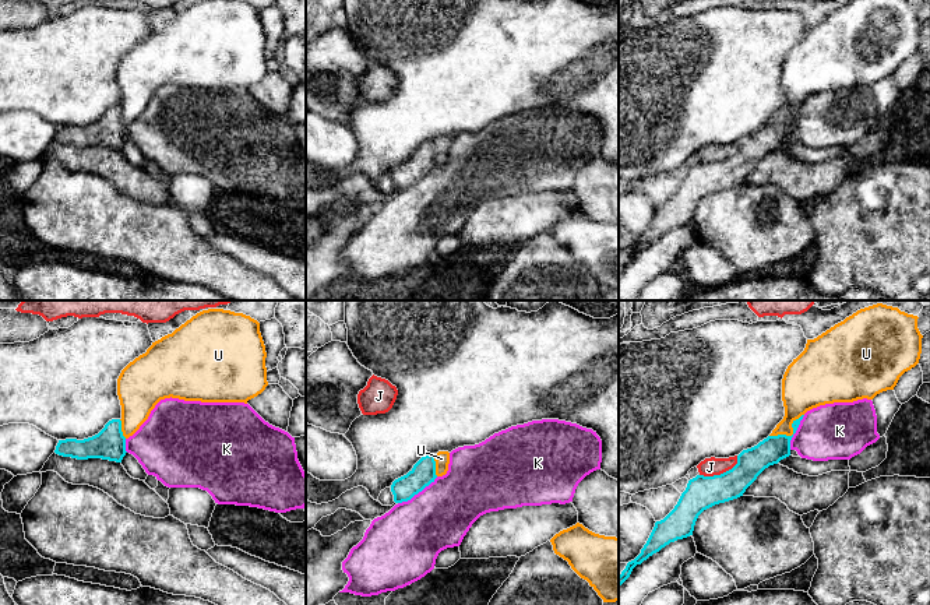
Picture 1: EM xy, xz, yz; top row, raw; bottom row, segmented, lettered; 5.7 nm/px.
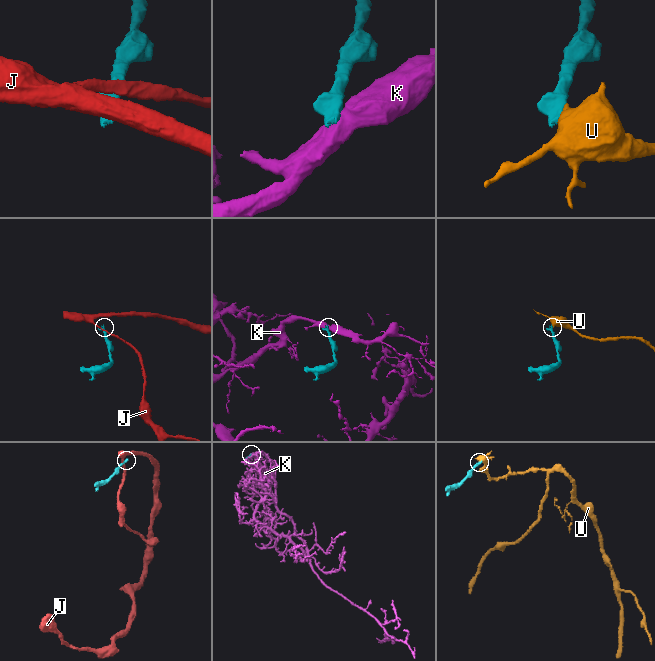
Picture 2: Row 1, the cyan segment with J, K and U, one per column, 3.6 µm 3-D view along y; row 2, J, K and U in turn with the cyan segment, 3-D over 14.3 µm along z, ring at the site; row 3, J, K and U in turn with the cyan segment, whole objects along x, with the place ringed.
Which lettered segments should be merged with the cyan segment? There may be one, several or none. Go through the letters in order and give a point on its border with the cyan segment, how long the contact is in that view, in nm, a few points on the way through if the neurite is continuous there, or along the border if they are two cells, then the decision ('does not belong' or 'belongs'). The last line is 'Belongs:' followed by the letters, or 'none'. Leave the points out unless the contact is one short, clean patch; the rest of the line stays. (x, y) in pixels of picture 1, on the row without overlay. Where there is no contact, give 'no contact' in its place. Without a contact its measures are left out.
J: meets cyan in yz at (721, 161); contact 260 nm long; border along yz (737, 143), (737, 148), (731, 155), (719, 161), (700, 162); does not belong
K: meets cyan in xz at (418, 179); contact 280 nm long; border along xz (437, 164), (409, 186), (398, 190); does not belong
U: meets cyan in yz at (792, 122); contact 240 nm long; border along yz (803, 101), (792, 111), (791, 122), (770, 123); does not belong
Belongs: none

